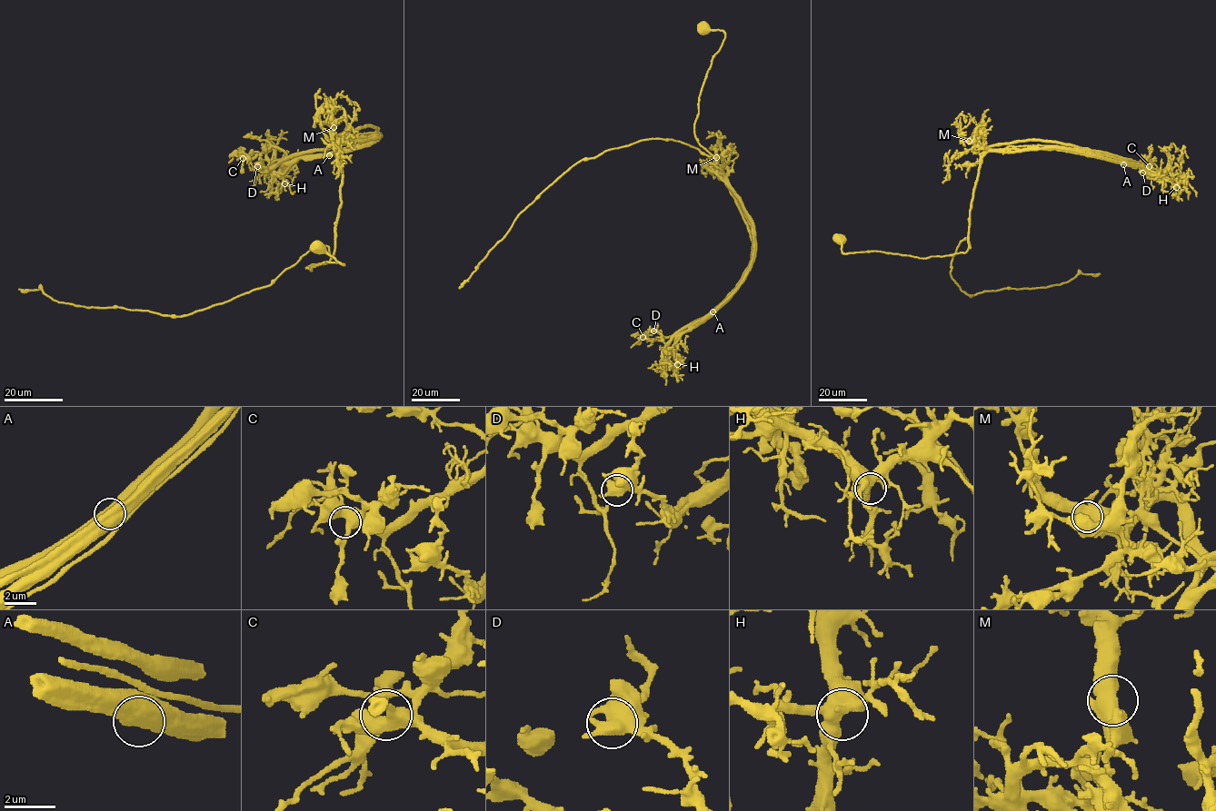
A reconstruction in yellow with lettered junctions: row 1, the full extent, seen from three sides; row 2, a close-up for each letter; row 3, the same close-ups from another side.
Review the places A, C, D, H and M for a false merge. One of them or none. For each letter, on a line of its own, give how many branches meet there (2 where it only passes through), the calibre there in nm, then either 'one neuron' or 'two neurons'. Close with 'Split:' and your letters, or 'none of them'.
A: 2 | 600 nm | two neurons
C: 3 | 500 nm | one neuron
D: 2 | 600 nm | one neuron
H: 2 | 360 nm | one neuron
M: 3 | 550 nm | one neuron
Split: A

